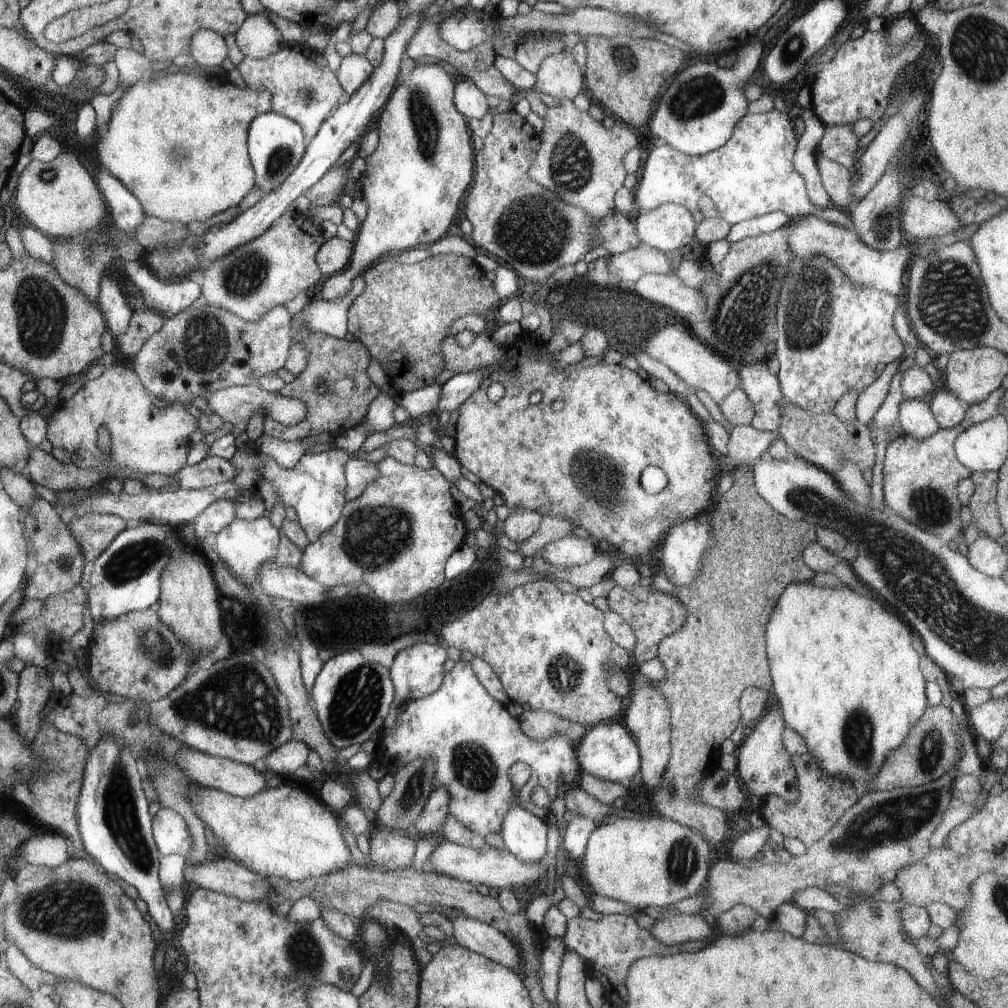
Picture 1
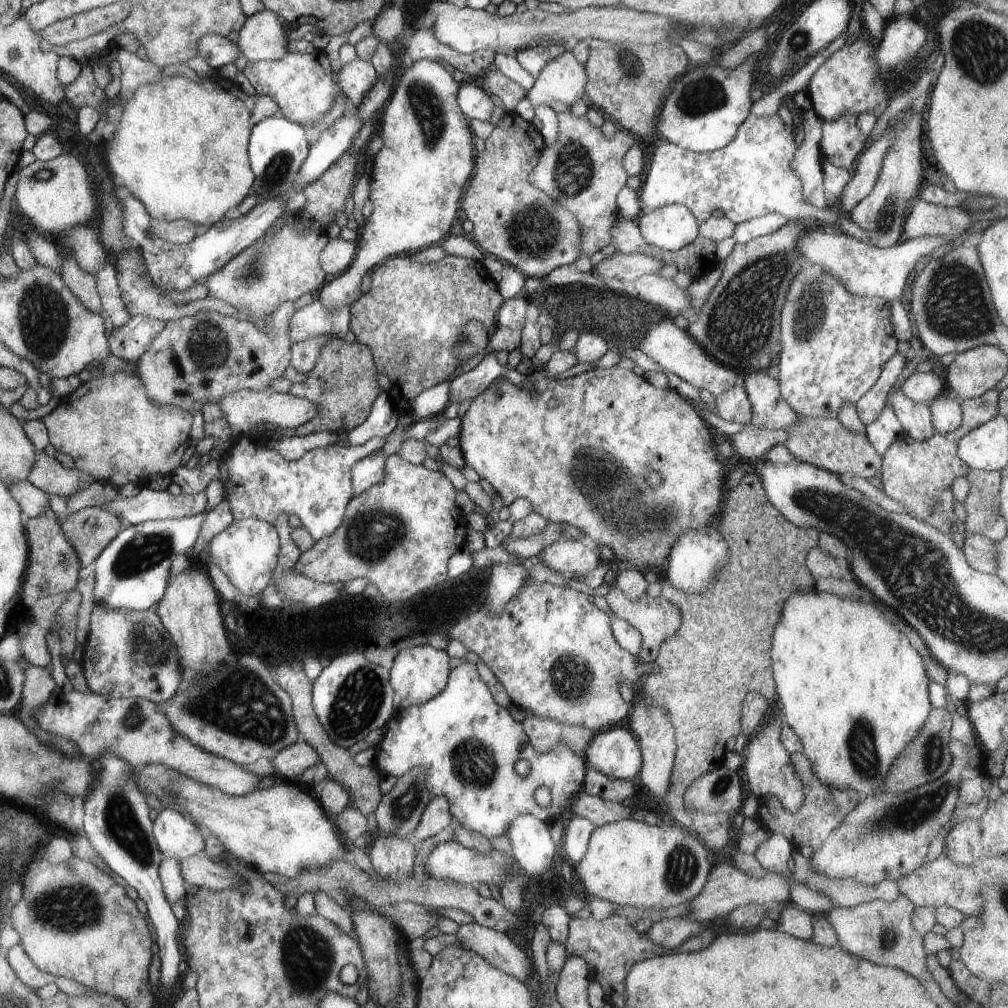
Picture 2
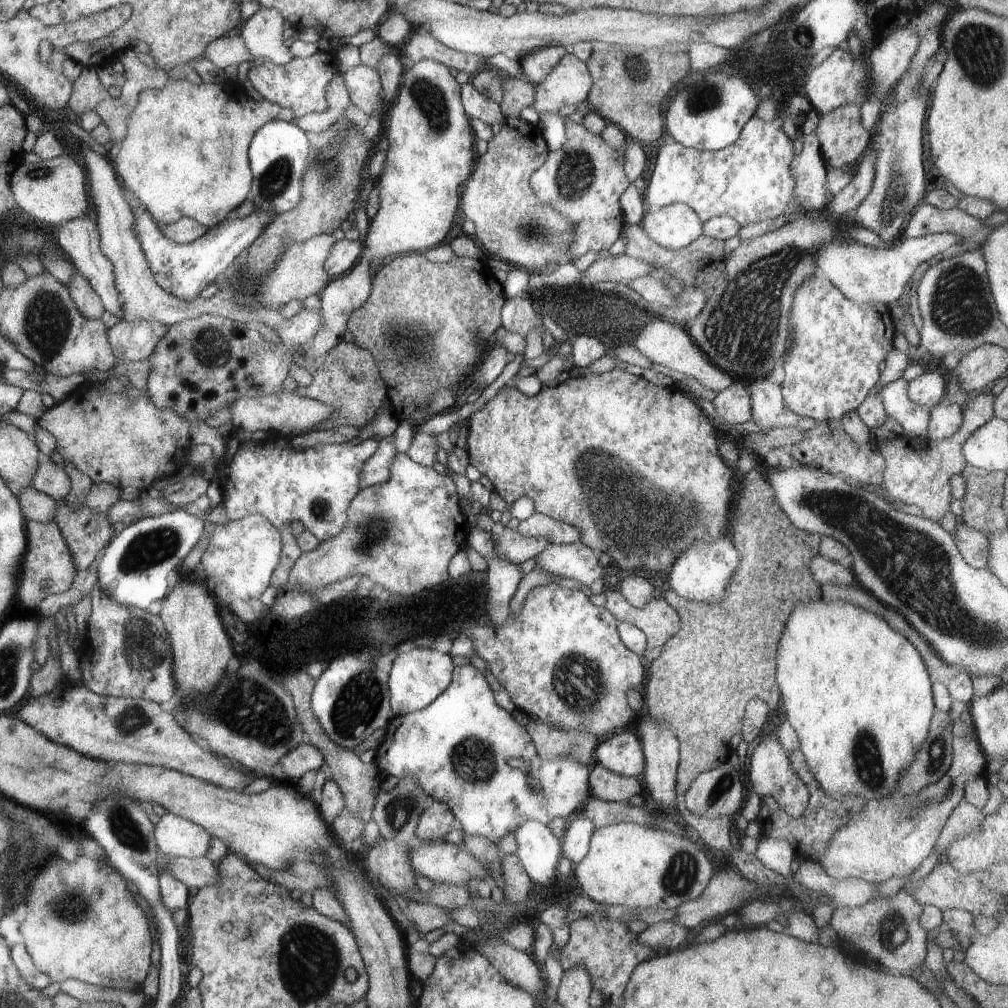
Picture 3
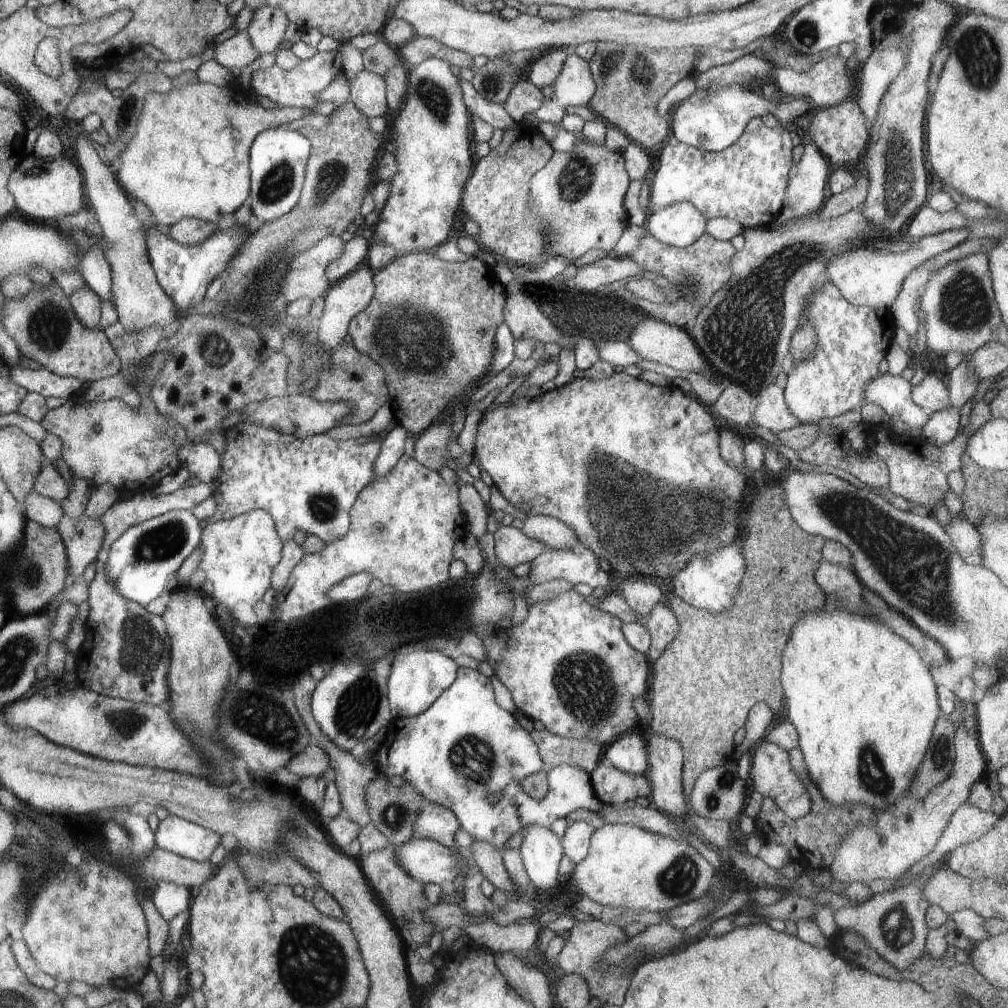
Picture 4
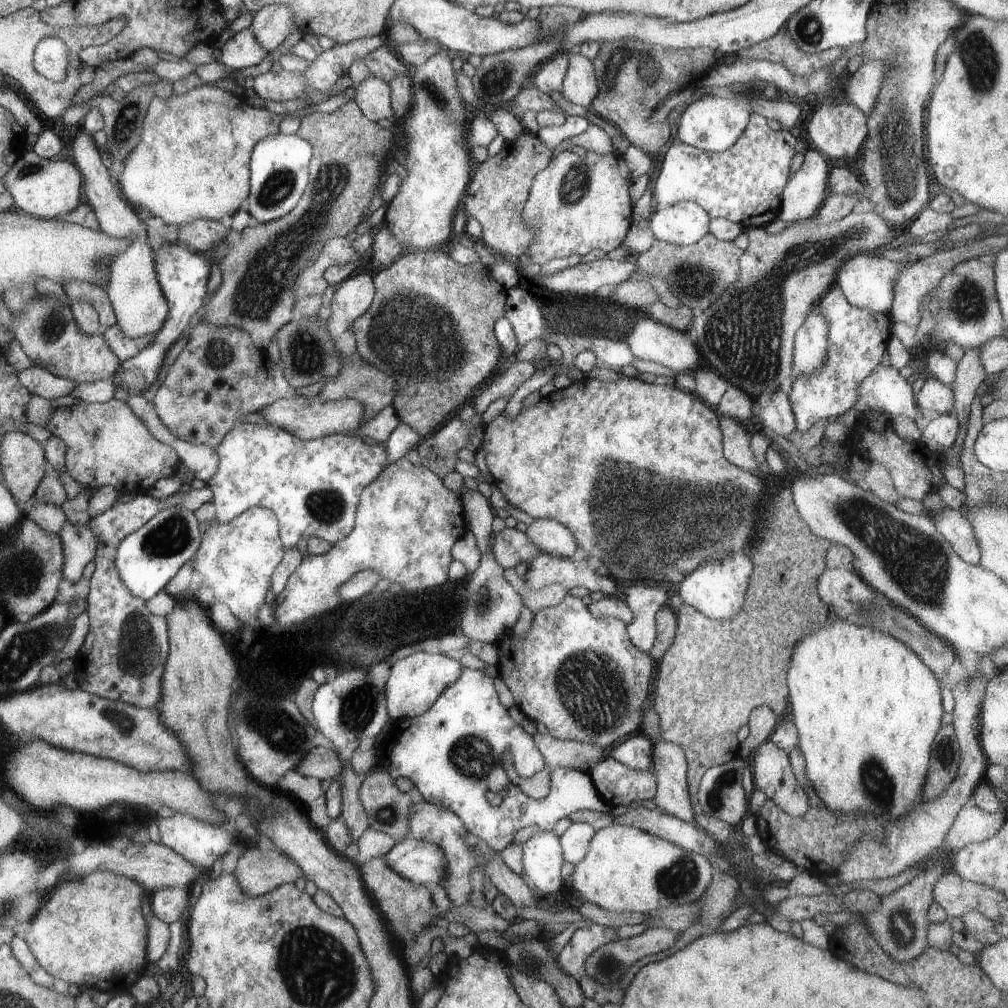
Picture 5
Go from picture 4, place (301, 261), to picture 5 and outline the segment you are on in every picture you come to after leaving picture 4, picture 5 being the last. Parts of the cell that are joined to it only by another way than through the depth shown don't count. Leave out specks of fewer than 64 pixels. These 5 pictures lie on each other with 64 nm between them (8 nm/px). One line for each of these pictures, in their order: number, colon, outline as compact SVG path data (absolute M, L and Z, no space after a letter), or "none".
5: M329 238L327 244L323 246L321 254L317 256L315 262L311 262L303 274L295 280L295 296L307 298L307 296L321 296L325 288L329 286L323 278L323 272L329 266L345 266L353 264L355 268L361 264L363 258L359 258L359 252L355 250L355 244L347 238Z

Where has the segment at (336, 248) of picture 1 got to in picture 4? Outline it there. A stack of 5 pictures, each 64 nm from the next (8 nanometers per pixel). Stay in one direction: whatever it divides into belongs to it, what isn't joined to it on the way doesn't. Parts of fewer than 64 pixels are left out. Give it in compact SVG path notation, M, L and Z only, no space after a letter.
M363 236L345 242L343 254L337 260L333 260L325 270L325 278L329 280L329 286L337 284L339 280L345 280L349 276L349 272L355 270L357 264L363 262L363 258L367 258L369 248L371 248L371 244Z

